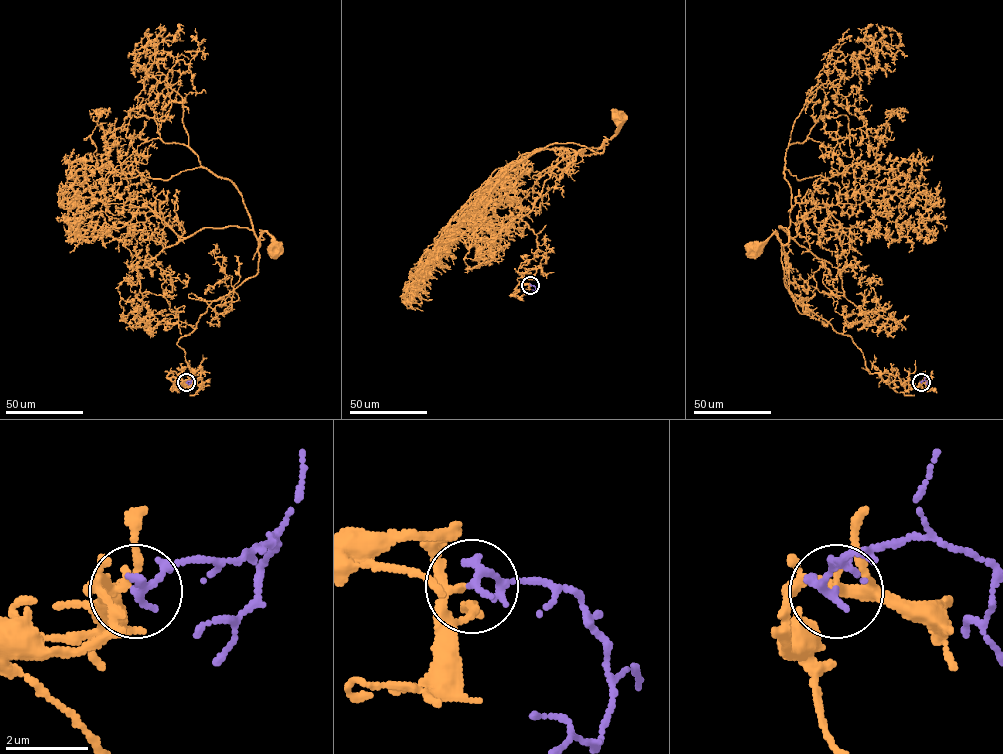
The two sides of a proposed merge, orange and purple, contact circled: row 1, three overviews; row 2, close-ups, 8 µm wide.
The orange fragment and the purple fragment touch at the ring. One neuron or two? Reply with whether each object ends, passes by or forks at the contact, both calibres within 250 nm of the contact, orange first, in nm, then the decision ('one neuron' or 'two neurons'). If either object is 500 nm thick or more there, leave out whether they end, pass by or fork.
orange passes by | purple passes by | 200/170 nm | two neurons

